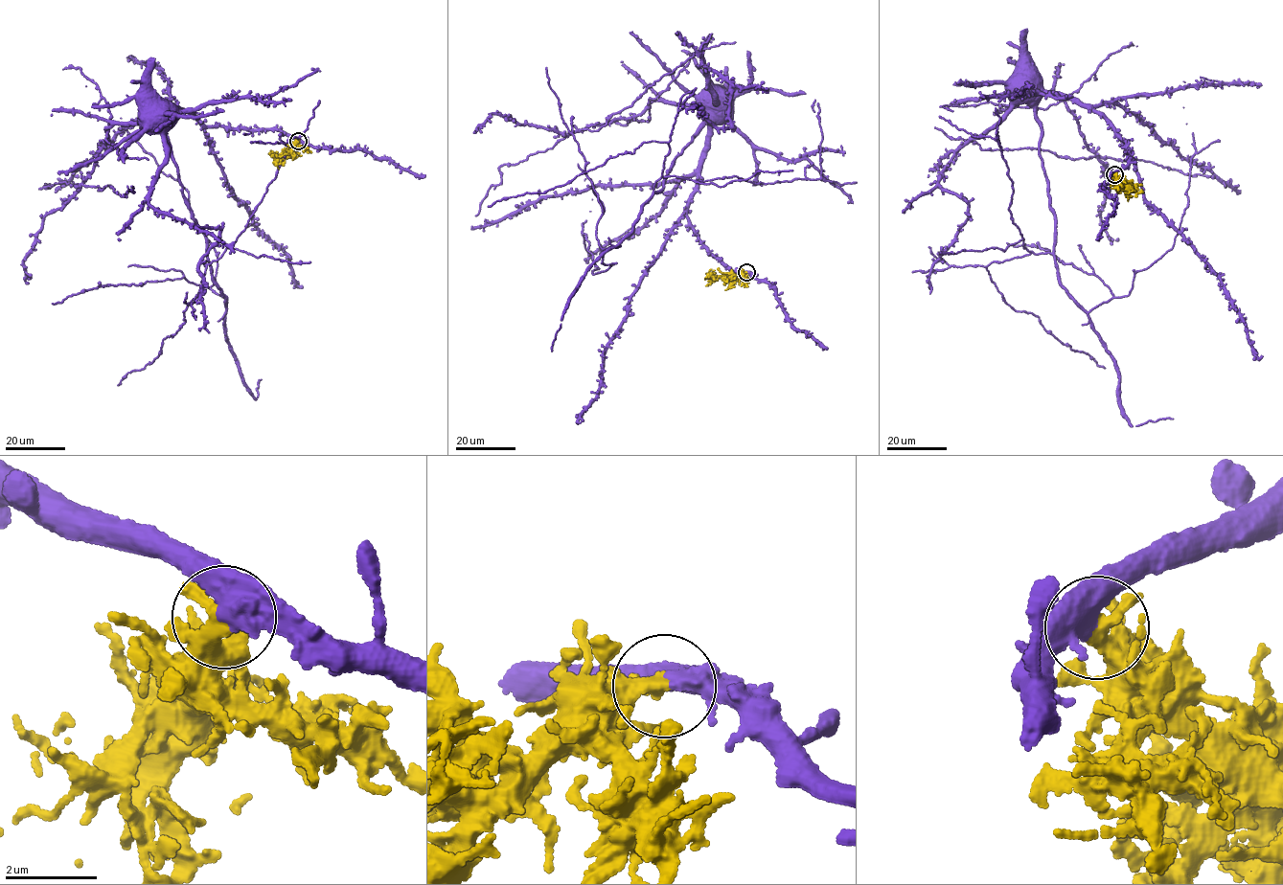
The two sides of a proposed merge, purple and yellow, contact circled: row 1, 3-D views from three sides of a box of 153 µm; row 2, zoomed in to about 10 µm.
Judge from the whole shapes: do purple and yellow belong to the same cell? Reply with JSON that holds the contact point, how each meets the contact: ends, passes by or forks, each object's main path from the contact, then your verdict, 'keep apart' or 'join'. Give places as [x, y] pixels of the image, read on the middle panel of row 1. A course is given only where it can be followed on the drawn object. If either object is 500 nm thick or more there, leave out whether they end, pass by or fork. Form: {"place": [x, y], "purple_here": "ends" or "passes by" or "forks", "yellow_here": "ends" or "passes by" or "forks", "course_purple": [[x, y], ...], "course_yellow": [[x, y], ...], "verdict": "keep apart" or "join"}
{"place": [746, 272], "purple_here": "passes by", "yellow_here": "passes by", "course_purple": [[745, 272], [724, 266], [709, 253], [688, 216], [698, 163], [706, 147], [708, 90]], "course_yellow": [[745, 272], [731, 279], [710, 275], [704, 280]], "verdict": "keep apart"}

